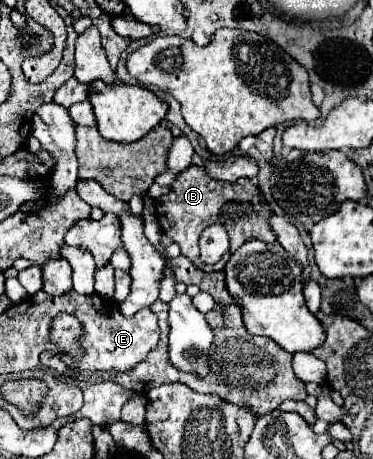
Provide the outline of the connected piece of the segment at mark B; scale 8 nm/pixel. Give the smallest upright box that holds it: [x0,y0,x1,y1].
[155,165,275,273]

